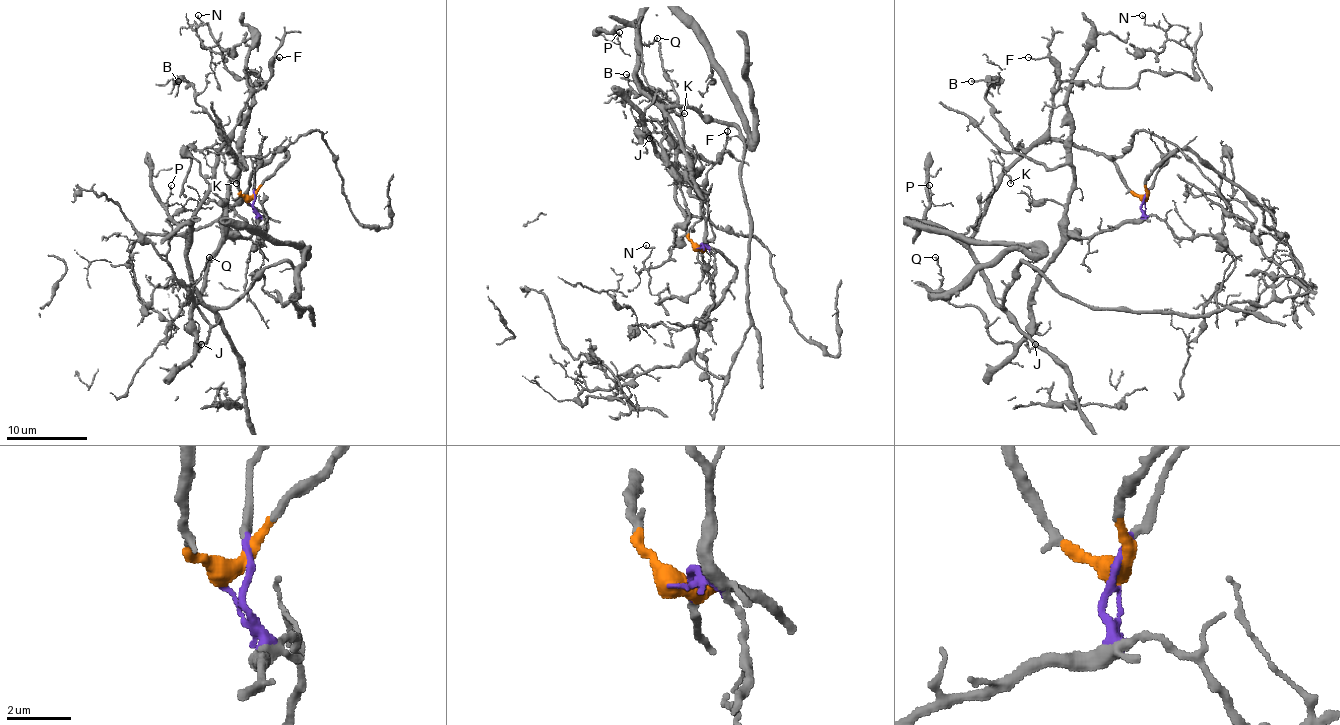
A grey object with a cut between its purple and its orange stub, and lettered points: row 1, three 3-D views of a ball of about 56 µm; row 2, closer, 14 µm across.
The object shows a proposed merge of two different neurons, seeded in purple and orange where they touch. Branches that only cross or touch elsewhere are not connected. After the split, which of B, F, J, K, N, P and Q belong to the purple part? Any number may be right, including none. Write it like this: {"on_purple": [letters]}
{"on_purple": ["B", "J", "K", "N", "Q"]}

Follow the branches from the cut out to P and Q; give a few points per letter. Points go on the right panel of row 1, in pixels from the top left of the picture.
P: (1145, 202), (1103, 155), (1058, 141), (1042, 141), (1003, 175), (965, 240), (922, 224), (928, 185)
Q: (1145, 202), (1139, 218), (1064, 244), (1015, 344), (997, 342), (975, 307), (948, 301), (934, 256)

